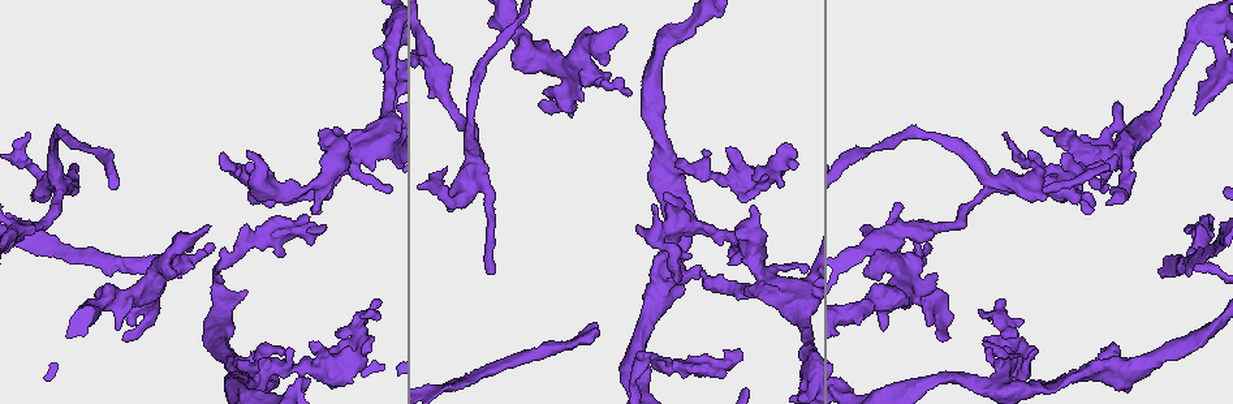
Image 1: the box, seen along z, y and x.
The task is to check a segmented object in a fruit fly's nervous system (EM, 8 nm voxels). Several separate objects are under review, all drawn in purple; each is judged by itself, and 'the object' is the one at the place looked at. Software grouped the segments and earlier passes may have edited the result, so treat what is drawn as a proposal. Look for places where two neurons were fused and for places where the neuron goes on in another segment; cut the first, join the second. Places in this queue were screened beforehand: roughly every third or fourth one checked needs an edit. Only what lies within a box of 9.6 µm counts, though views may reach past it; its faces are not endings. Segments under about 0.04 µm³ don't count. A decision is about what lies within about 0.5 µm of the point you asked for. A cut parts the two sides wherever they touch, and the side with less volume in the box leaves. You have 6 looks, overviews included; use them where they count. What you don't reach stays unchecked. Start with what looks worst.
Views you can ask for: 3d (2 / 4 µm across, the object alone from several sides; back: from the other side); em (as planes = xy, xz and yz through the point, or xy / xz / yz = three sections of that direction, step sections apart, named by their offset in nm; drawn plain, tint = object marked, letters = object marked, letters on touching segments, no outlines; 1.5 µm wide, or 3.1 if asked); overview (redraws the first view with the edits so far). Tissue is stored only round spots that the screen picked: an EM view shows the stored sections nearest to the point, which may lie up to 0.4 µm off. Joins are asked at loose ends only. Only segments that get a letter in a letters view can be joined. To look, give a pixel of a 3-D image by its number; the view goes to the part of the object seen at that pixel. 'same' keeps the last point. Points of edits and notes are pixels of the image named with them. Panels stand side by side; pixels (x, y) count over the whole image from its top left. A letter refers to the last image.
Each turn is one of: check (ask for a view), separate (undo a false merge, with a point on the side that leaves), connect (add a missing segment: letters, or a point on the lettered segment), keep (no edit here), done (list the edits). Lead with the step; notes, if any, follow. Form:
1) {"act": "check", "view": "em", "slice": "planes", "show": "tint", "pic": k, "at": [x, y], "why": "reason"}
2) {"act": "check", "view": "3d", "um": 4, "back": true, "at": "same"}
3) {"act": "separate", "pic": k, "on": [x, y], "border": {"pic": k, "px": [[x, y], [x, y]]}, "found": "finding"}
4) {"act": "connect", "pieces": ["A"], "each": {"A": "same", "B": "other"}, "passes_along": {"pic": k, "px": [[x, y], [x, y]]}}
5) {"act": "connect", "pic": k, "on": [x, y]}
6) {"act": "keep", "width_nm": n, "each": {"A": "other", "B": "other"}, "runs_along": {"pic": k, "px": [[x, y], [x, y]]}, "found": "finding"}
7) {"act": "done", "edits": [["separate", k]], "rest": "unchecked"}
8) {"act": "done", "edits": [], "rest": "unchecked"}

{"act": "check", "view": "3d", "um": 4, "pic": 1, "at": [594, 322]}

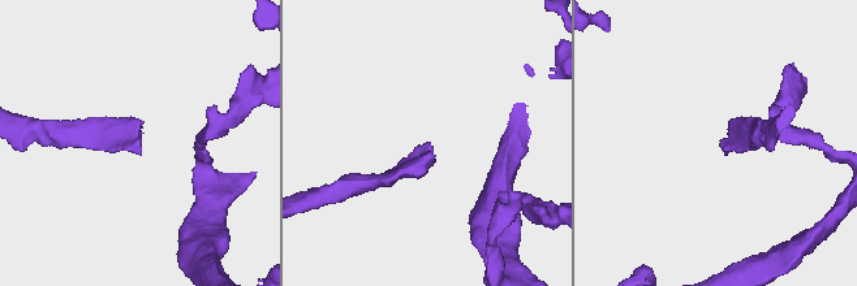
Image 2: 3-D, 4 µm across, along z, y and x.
{"act": "check", "view": "em", "slice": "planes", "show": "tint", "pic": 2, "at": [427, 143], "why": "need the tissue"}

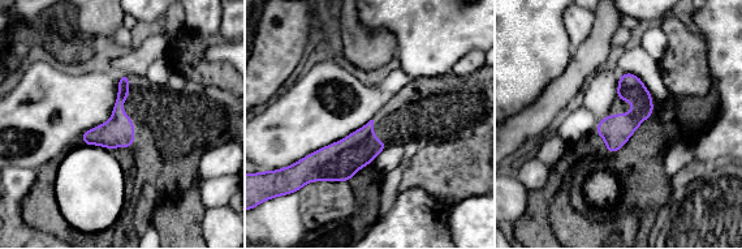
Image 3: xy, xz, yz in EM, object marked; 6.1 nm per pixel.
{"act": "check", "view": "em", "slice": "planes", "show": "letters", "at": "same", "why": "see the neighbours"}

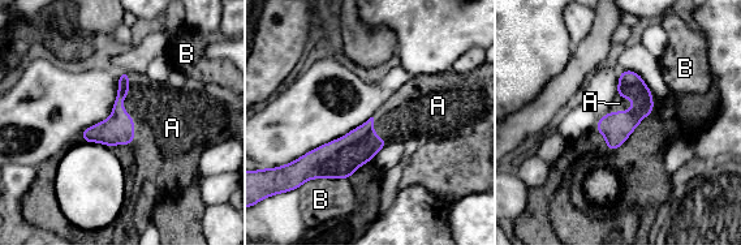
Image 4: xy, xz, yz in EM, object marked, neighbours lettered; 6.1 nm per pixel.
{"act": "connect", "pieces": ["A"], "each": {"A": "same", "B": "other"}, "passes_along": {"pic": 4, "px": [[119, 128], [123, 110], [162, 115]]}, "found": "it goes on there"}

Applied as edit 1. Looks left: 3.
{"act": "check", "view": "overview", "why": "see it whole again"}

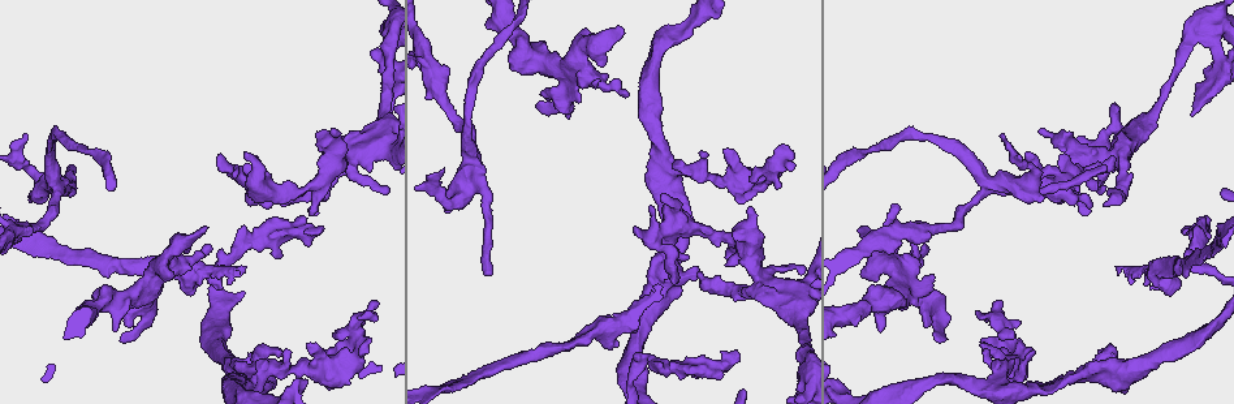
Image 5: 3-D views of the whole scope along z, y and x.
{"act": "check", "view": "em", "slice": "planes", "show": "tint", "pic": 5, "at": [68, 191], "why": "sharp bend"}

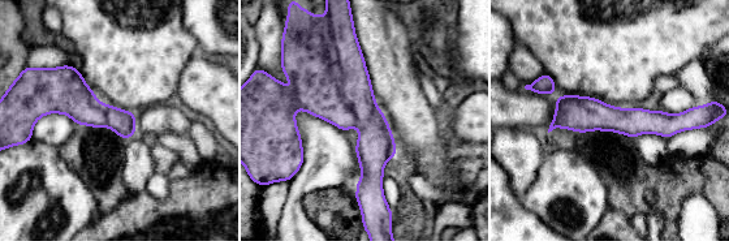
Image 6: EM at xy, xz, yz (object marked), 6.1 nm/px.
{"act": "check", "view": "em", "slice": "planes", "show": "letters", "at": "same"}

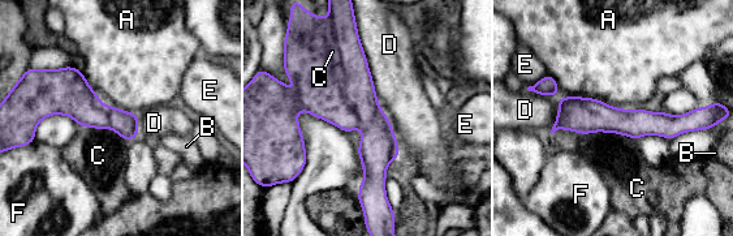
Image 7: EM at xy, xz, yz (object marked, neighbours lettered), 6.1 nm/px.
{"act": "separate", "pic": 7, "on": [357, 84], "each": {"A": "other", "B": "other", "C": "other", "D": "other", "E": "other", "F": "other"}, "part_leaving": {"pic": 7, "px": [[353, 42], [374, 120], [361, 197]]}, "found": "two neurons meet here"}

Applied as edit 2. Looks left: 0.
{"act": "done", "edits": [["connect", 4], ["separate", 7]], "rest": "unchecked"}

